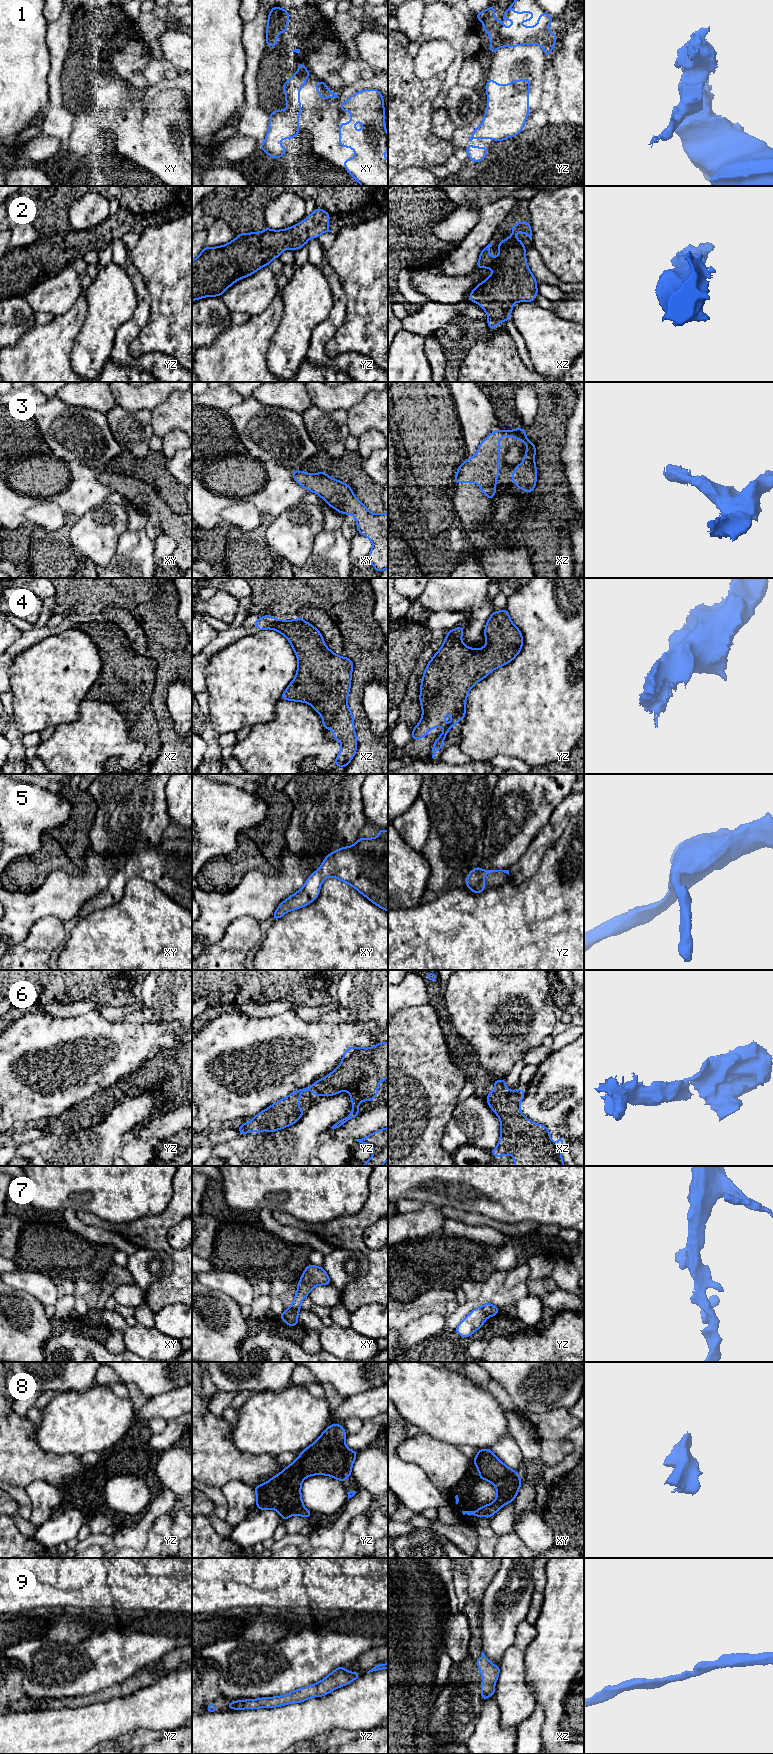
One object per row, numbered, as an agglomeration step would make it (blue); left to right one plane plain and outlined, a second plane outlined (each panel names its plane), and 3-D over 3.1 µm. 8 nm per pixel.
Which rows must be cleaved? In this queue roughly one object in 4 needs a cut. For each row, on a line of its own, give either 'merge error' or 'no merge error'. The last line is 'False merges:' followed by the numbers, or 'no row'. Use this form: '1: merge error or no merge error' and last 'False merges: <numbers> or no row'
1: no merge error
2: no merge error
3: no merge error
4: no merge error
5: no merge error
6: no merge error
7: merge error
8: no merge error
9: no merge error
False merges: 7

